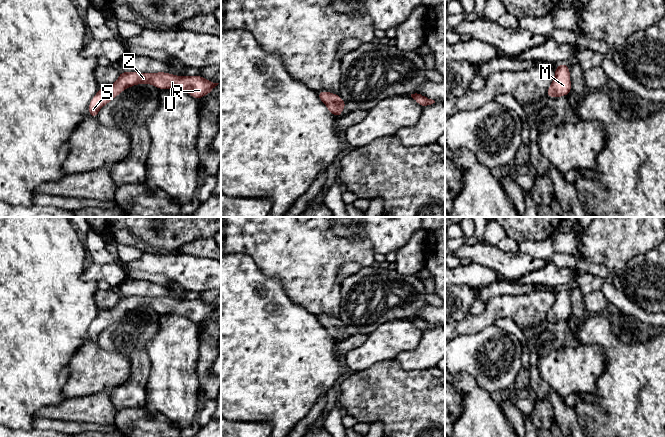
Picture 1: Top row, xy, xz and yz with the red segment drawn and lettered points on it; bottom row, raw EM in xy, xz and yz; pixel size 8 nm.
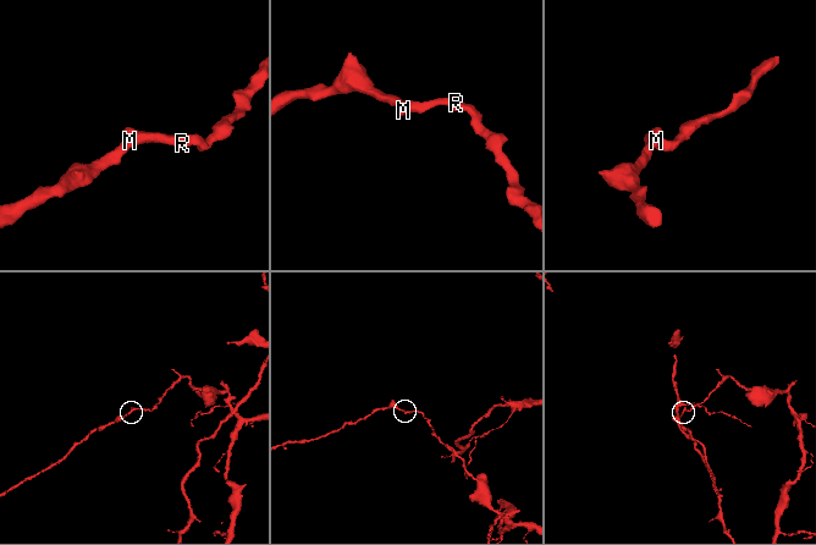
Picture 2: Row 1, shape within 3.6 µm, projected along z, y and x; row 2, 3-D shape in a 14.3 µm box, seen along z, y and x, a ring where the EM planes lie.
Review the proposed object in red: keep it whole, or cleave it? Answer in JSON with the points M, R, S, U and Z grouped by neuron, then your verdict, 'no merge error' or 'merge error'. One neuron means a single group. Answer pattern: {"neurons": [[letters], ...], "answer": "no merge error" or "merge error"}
{"neurons": [["M", "R", "S", "U", "Z"]], "answer": "no merge error"}

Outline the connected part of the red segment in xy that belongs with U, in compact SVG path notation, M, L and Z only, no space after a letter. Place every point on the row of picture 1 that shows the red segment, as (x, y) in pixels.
M122 72L119 78L110 86L100 87L89 103L89 116L96 118L99 110L118 96L124 89L137 84L152 84L158 89L183 90L196 99L208 95L219 83L214 83L200 75L176 76L171 73L139 73Z

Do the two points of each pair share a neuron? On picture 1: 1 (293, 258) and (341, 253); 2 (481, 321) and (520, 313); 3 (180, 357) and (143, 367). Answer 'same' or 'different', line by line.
1: same
2: same
3: different

